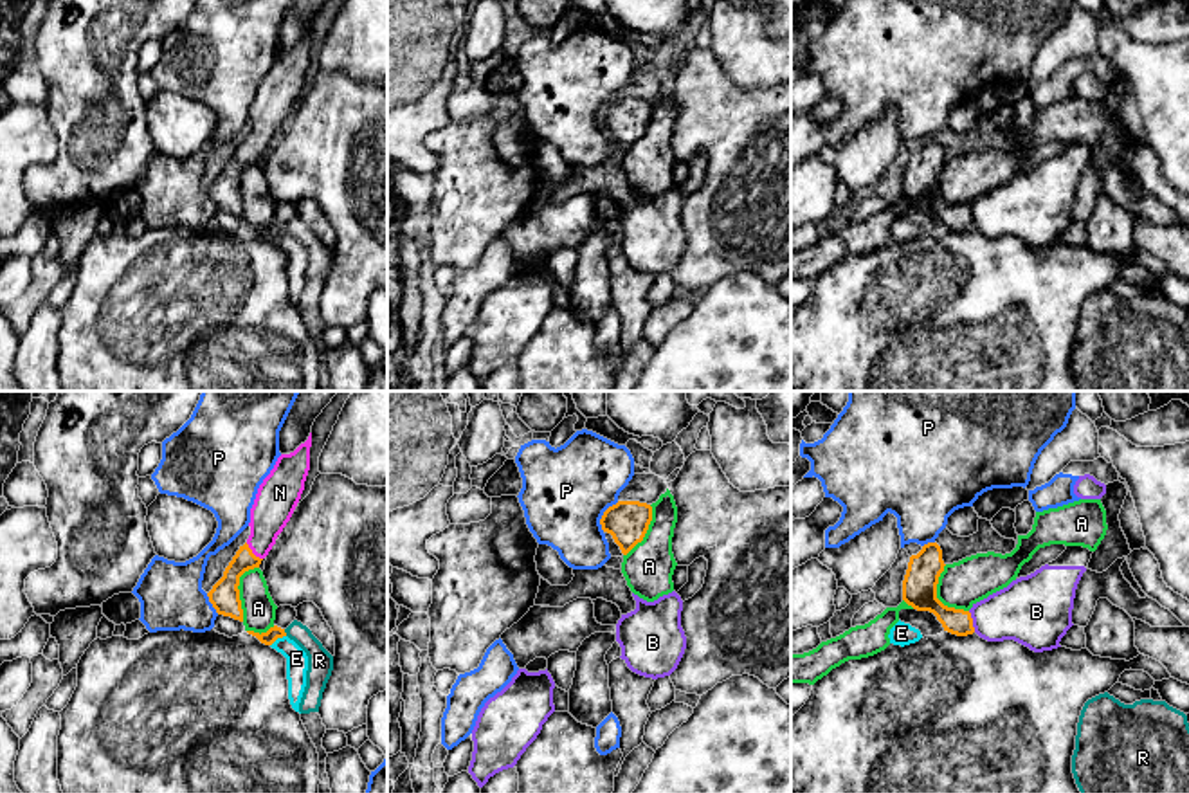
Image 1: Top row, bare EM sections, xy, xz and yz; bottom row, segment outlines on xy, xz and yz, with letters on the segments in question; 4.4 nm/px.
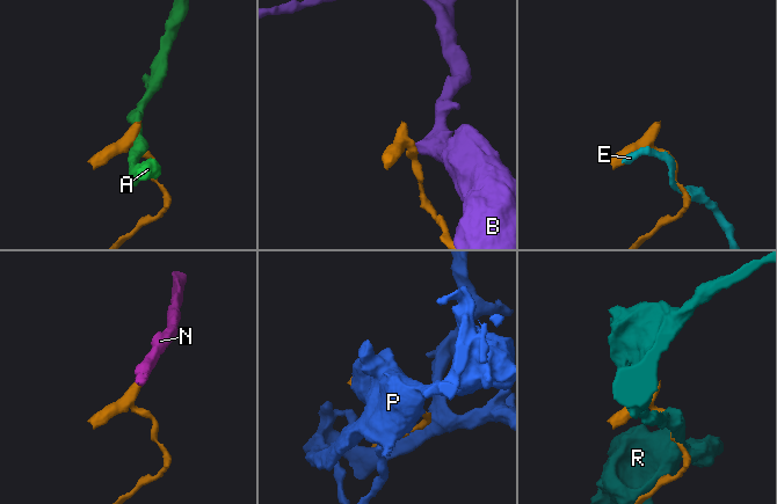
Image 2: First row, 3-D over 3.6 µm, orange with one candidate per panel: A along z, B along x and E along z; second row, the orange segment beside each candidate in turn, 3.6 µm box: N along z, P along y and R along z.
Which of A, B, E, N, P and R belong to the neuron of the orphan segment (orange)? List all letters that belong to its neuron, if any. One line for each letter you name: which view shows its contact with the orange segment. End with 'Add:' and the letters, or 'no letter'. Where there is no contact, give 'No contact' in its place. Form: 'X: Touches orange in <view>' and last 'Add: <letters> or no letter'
N: Touches orange in xy
Add: N

